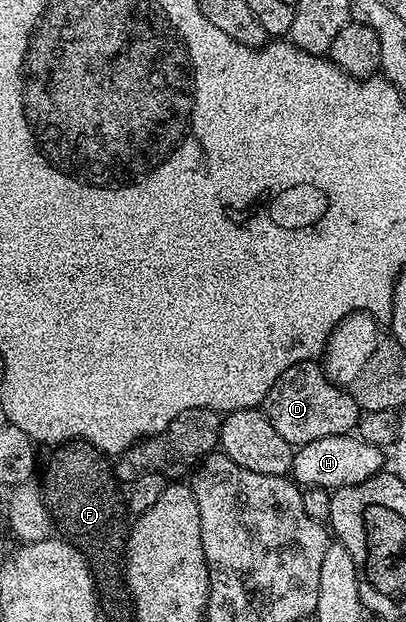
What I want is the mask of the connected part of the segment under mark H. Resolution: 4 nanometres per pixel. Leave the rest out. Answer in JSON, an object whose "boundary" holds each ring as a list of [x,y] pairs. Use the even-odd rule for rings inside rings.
{"boundary":[[[330,435],[326,439],[314,439],[314,443],[299,446],[292,455],[291,480],[304,489],[335,491],[342,487],[354,487],[366,483],[386,465],[386,453],[374,443],[366,443],[358,435]]]}

